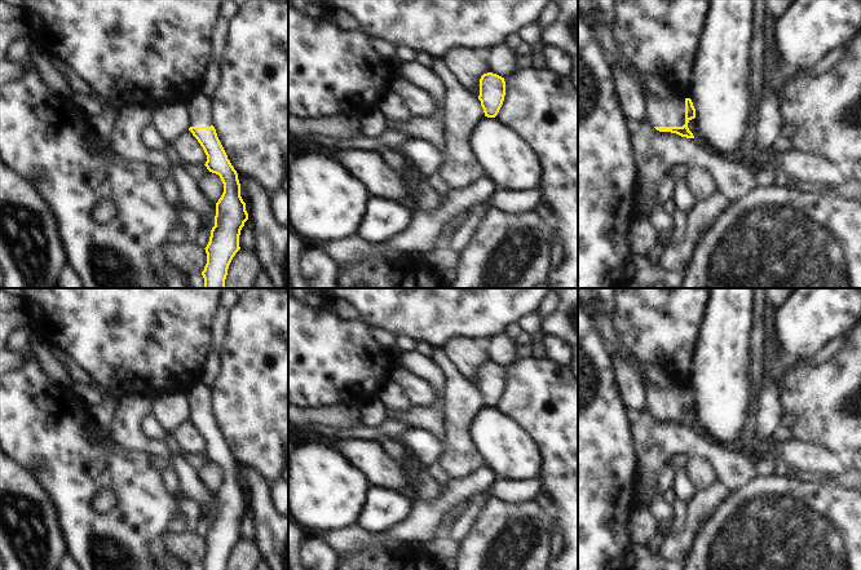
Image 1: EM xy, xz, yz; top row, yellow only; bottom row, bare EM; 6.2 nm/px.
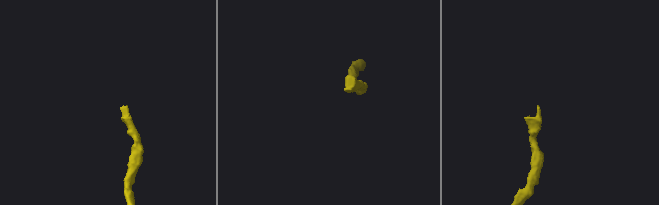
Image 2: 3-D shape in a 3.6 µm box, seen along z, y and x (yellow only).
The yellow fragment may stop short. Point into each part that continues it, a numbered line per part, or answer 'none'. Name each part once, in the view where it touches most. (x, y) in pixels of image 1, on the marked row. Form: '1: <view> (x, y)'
1: yz (670, 111)

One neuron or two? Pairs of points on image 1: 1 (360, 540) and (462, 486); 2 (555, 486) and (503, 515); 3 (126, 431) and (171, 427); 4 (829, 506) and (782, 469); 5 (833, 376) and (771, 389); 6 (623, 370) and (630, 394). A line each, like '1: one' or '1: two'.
1: one
2: two
3: two
4: two
5: two
6: one

